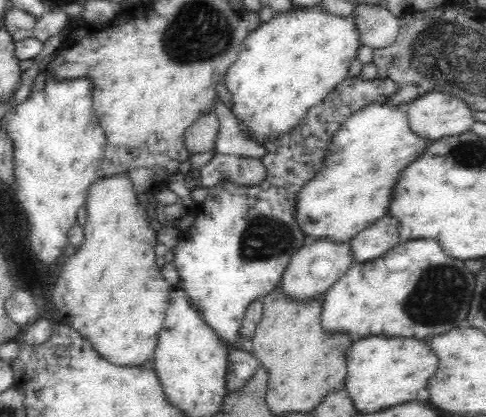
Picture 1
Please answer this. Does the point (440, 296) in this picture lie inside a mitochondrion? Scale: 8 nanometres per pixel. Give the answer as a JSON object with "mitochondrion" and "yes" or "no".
{"mitochondrion":"yes"}

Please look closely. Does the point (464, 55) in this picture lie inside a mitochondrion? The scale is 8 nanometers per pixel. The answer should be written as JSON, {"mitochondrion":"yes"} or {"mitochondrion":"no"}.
{"mitochondrion":"yes"}

